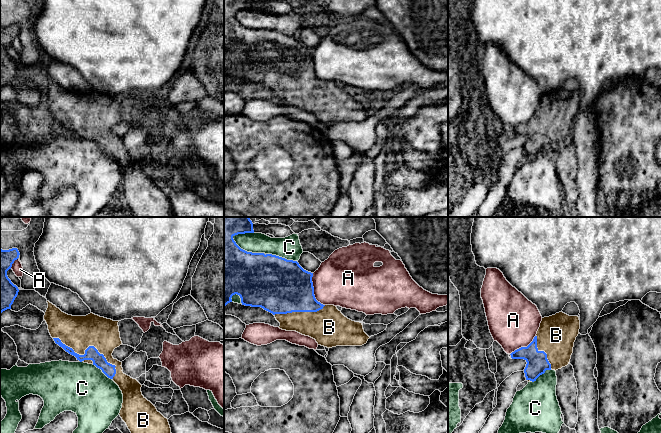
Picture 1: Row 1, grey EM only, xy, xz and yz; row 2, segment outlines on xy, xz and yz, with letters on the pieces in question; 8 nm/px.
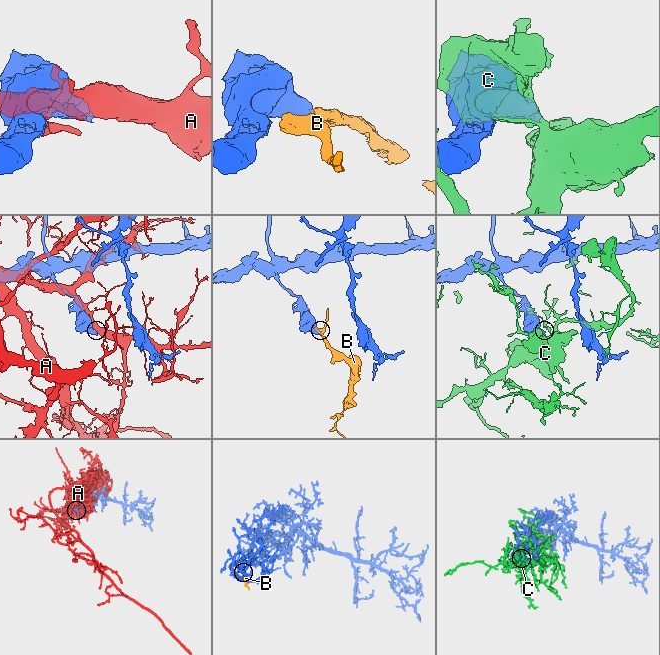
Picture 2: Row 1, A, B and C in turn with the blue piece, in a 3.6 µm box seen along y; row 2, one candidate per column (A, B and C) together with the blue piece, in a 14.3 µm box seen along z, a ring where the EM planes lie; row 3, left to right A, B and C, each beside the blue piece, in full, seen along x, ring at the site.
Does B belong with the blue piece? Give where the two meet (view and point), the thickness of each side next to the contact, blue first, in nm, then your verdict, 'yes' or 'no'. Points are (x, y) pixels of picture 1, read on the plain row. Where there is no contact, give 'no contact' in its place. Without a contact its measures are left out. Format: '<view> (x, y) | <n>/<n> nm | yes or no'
xy (89, 122) | 110/280 nm | yes

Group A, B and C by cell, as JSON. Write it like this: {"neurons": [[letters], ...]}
{"neurons": [["A"], ["B"], ["C"]]}

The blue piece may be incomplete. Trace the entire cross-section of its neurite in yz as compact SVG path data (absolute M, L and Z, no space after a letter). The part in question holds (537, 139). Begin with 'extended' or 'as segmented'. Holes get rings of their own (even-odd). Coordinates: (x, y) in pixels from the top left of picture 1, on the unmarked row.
extended | M563 88L544 93L533 117L527 123L512 128L512 135L524 135L528 158L534 158L546 146L558 146L569 140L574 118L579 110L578 92Z

